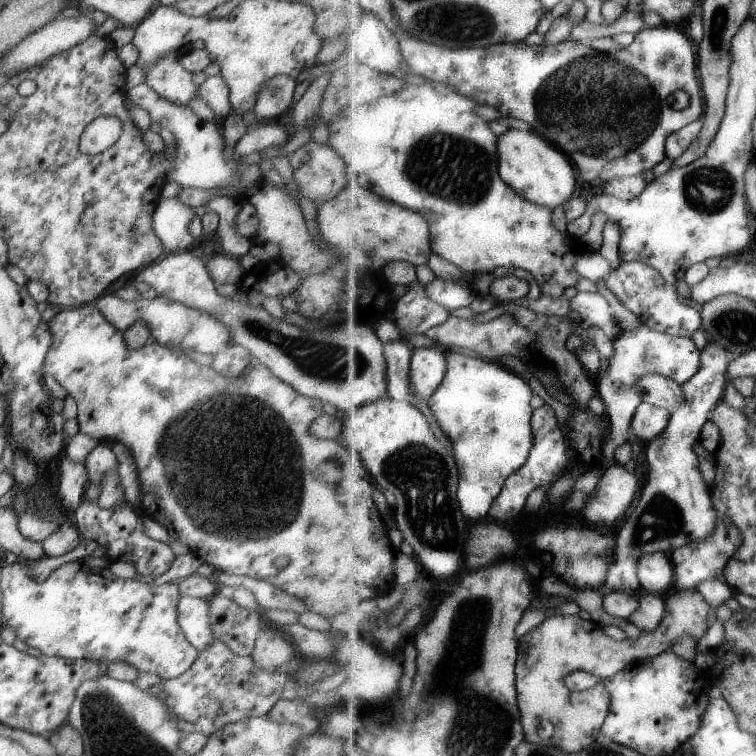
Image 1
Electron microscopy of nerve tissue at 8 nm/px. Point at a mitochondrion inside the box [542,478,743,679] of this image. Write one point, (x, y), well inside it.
(661, 532)

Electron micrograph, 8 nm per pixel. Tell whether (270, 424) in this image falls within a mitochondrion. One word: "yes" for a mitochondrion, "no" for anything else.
yes

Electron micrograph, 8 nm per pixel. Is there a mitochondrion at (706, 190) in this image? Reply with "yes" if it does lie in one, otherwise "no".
yes

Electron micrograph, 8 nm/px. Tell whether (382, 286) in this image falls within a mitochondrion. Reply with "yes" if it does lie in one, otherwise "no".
no

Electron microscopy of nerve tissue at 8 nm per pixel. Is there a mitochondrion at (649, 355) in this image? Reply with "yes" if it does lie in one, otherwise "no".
yes

